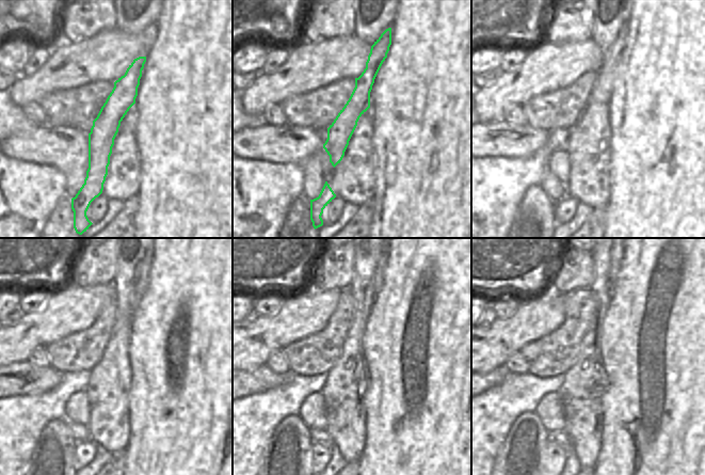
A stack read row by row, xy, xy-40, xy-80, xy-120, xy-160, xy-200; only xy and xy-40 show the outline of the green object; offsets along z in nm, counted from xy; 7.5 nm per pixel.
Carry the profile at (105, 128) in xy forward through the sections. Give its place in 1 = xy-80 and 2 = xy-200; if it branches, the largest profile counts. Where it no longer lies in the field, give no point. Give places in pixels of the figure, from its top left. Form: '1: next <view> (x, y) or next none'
1: next xy-80 (615, 59)
2: next xy-200 (617, 259)

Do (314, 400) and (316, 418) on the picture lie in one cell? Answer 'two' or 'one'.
one

